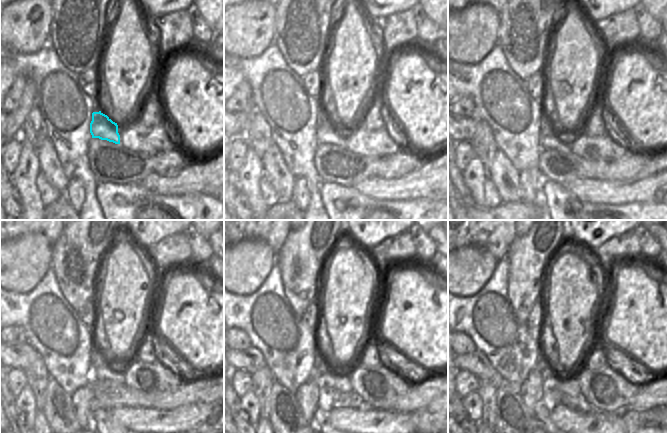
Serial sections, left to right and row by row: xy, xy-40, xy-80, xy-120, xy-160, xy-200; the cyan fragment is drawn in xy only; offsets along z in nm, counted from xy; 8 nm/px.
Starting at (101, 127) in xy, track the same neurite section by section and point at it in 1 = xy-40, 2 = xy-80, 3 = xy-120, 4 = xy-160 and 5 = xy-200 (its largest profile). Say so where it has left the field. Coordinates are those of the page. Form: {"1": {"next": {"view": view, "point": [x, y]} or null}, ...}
{"1": {"next": {"view": "xy-40", "point": [327, 132]}}, "2": {"next": {"view": "xy-80", "point": [551, 138]}}, "3": {"next": {"view": "xy-120", "point": [101, 368]}}, "4": {"next": {"view": "xy-160", "point": [331, 379]}}, "5": {"next": {"view": "xy-200", "point": [565, 383]}}}

